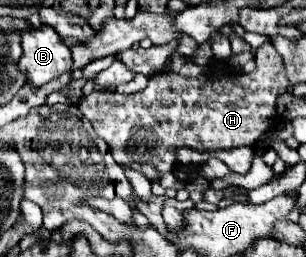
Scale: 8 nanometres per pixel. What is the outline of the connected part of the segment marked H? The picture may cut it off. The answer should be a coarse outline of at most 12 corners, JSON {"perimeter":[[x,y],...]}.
{"perimeter":[[271,42],[251,74],[175,72],[77,108],[149,180],[175,150],[255,146],[289,88]]}

